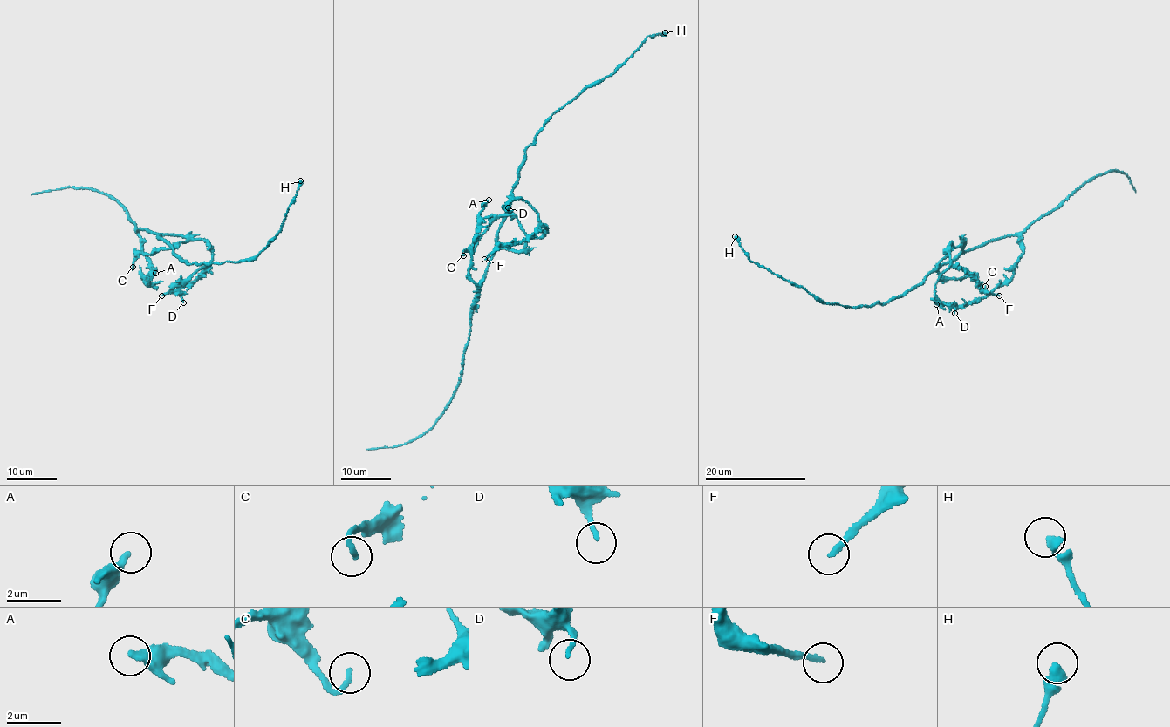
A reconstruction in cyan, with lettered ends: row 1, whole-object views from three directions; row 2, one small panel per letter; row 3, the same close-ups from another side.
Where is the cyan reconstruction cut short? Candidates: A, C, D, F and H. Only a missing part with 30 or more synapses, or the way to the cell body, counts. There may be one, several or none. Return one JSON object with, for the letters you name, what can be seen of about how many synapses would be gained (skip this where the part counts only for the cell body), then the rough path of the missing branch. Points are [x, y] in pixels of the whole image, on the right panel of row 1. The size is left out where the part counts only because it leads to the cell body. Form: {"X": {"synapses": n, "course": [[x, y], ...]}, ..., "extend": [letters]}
{"extend": []}

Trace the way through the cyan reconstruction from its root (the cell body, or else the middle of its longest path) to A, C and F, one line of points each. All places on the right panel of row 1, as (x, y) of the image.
A: (944, 264), (997, 239), (1011, 234), (1020, 239), (1022, 254), (1010, 280), (988, 295), (961, 306), (936, 304)
C: (944, 264), (959, 256), (963, 242), (940, 262), (940, 276), (968, 276), (982, 289), (985, 286)
F: (944, 264), (959, 256), (963, 242), (954, 247), (950, 244), (951, 262), (977, 280), (983, 289), (999, 295)

